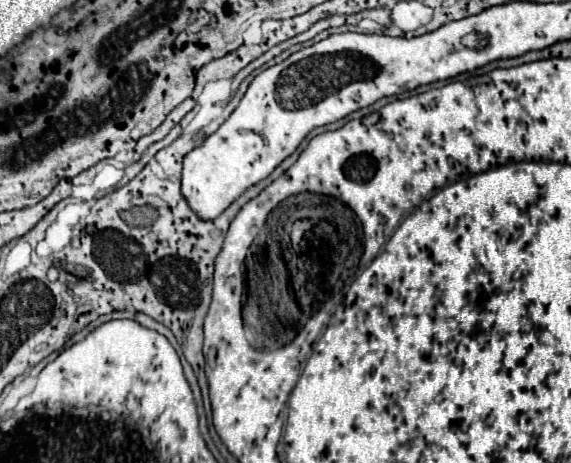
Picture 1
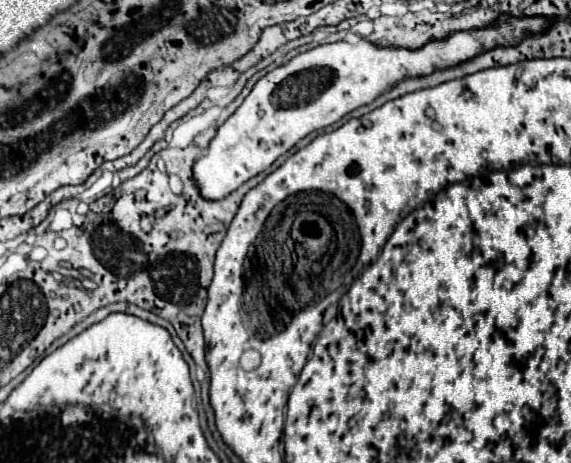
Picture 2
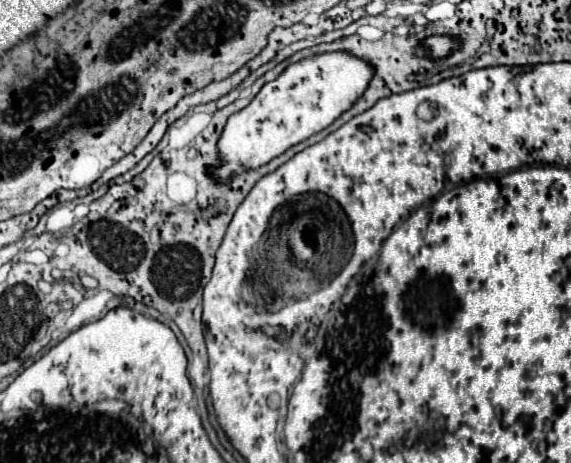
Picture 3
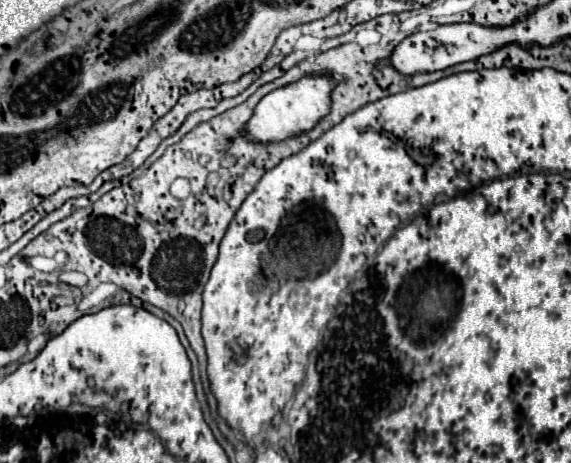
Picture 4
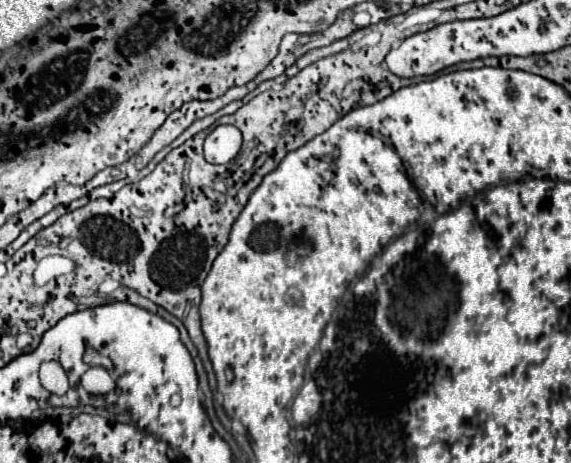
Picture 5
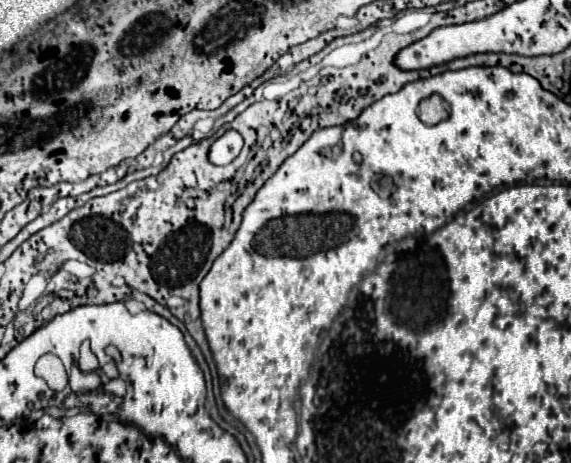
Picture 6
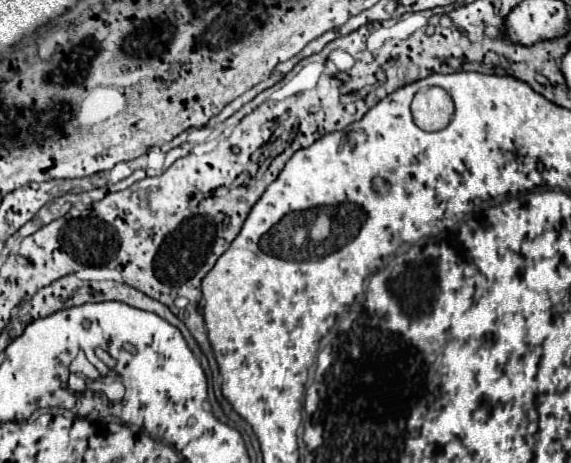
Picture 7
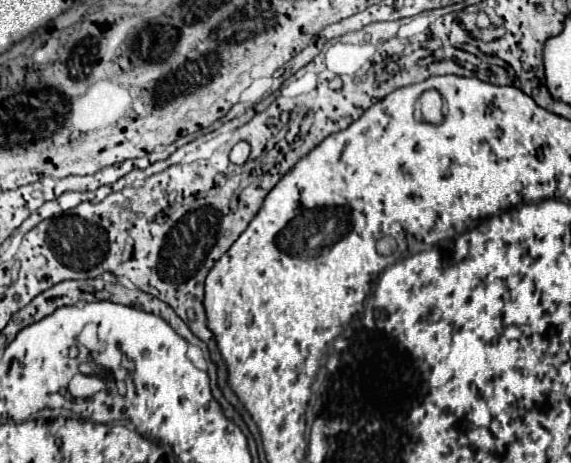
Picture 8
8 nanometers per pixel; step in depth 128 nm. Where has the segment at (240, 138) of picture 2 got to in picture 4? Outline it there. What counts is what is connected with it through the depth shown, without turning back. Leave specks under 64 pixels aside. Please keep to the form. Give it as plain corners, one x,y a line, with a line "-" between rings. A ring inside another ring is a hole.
306,76
302,80
298,80
296,84
278,88
274,92
270,92
268,96
264,96
254,114
252,120
248,122
248,138
258,140
258,142
278,142
284,140
288,136
294,136
296,132
306,132
310,128
314,128
316,120
320,120
322,116
328,114
330,108
330,90
334,88
334,80
326,78
326,76

